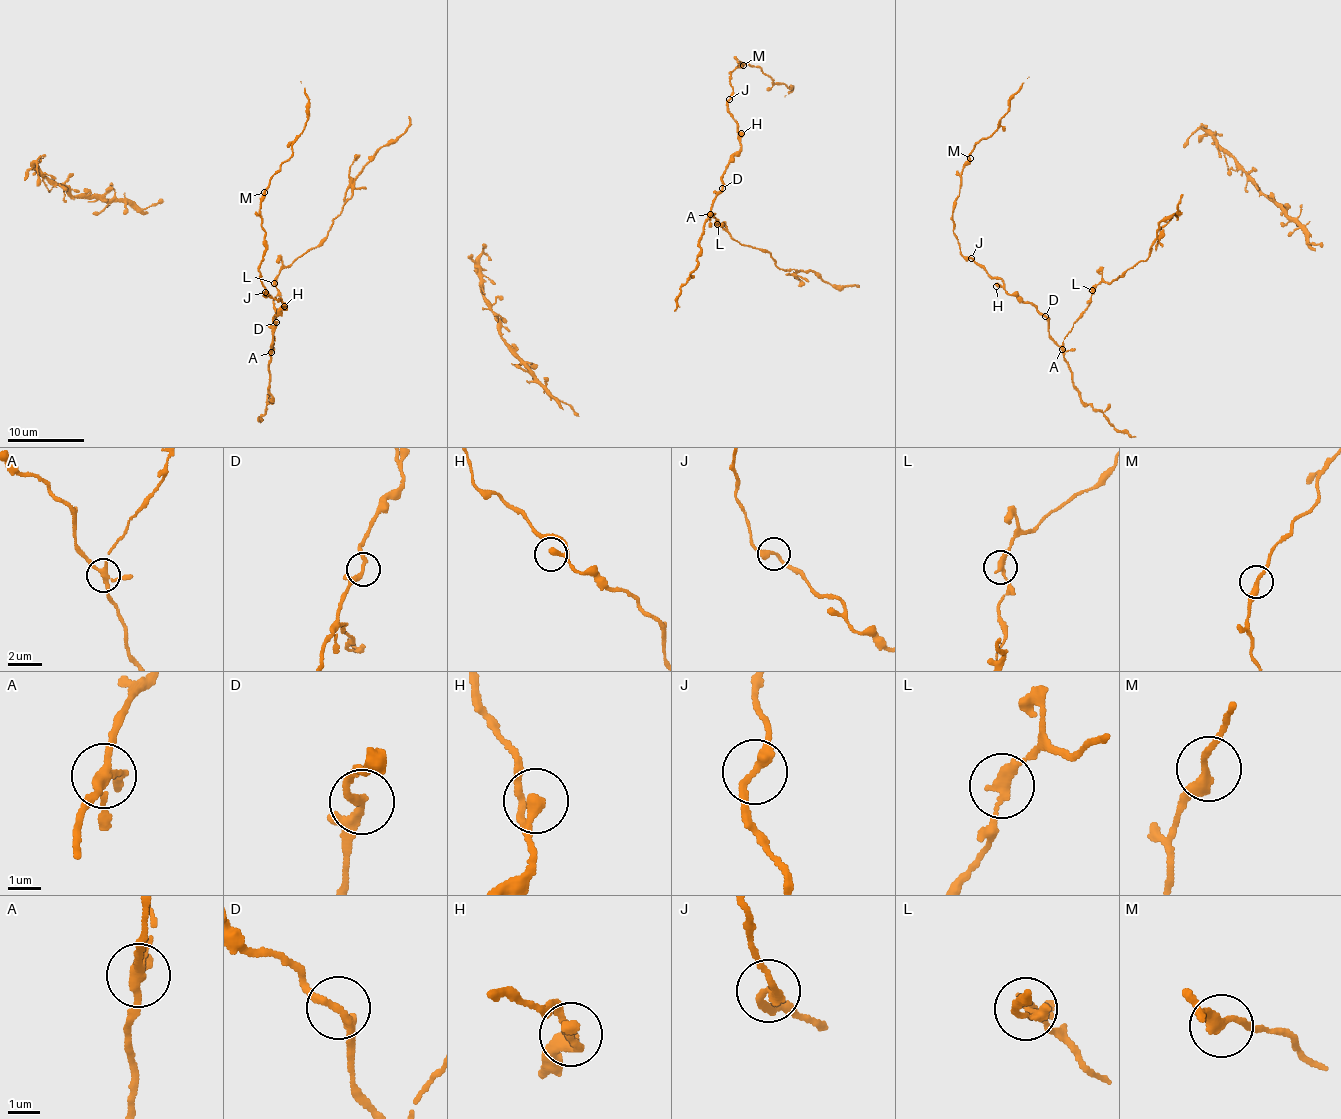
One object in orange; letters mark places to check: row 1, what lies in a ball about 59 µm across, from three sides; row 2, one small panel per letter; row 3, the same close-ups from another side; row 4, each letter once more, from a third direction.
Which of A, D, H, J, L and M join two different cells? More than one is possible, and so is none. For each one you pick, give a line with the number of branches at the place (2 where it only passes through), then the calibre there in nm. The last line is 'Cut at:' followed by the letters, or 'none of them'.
L: Branches: 2. Thickness 260 nm
Cut at: L

